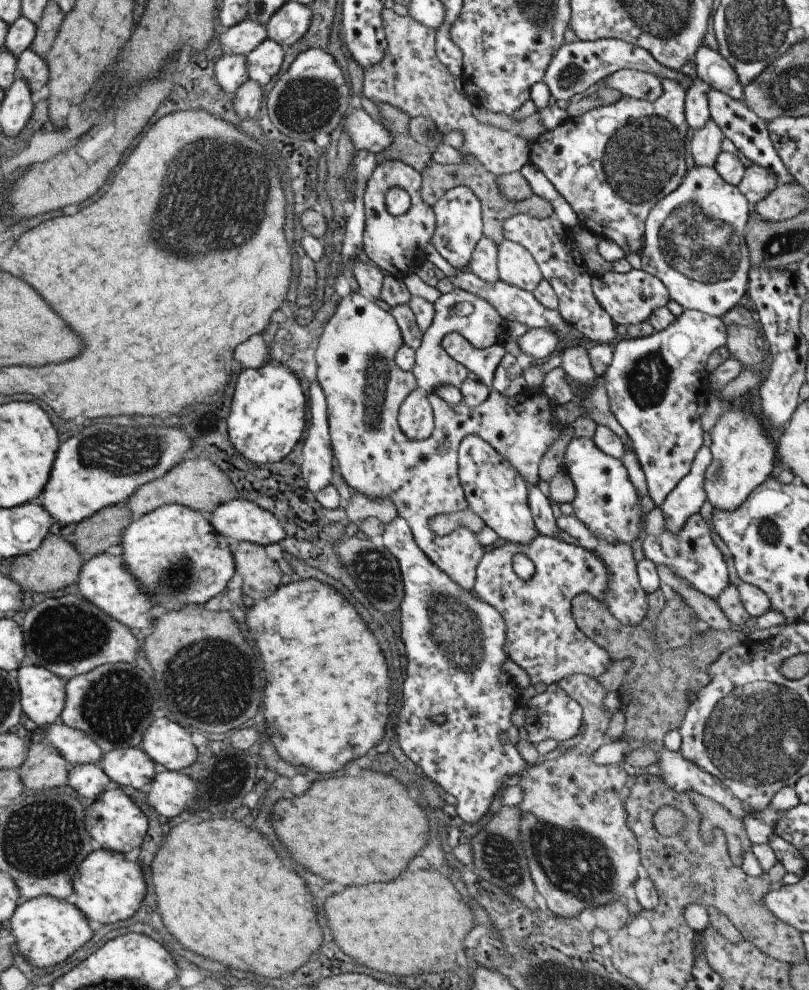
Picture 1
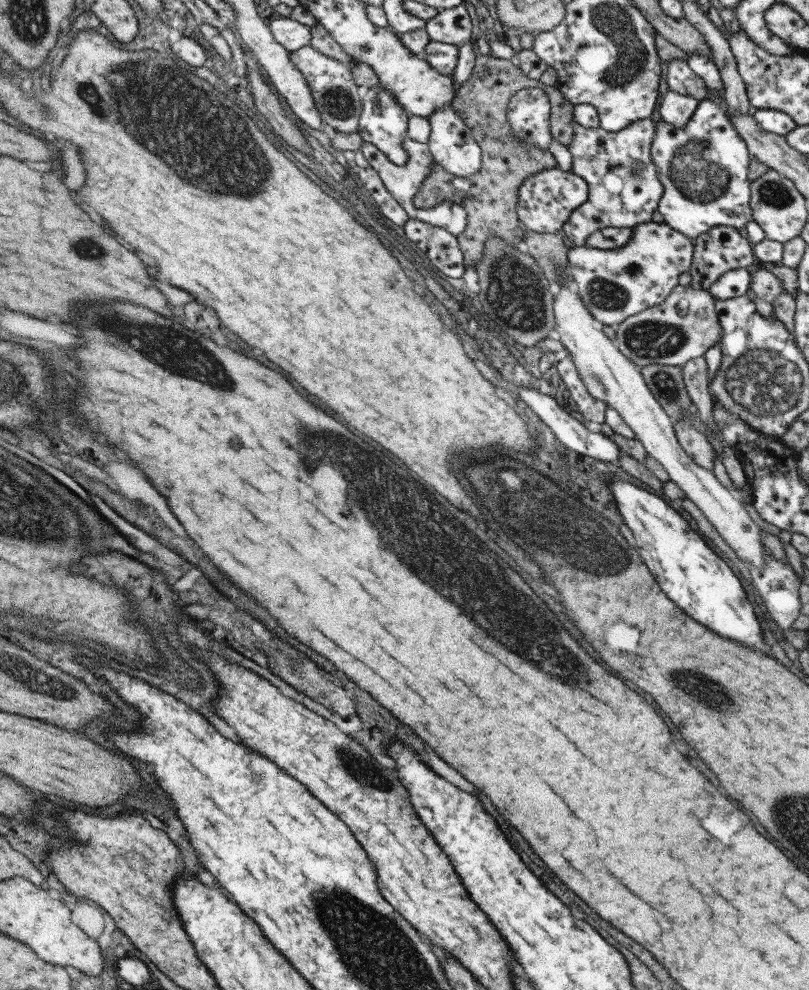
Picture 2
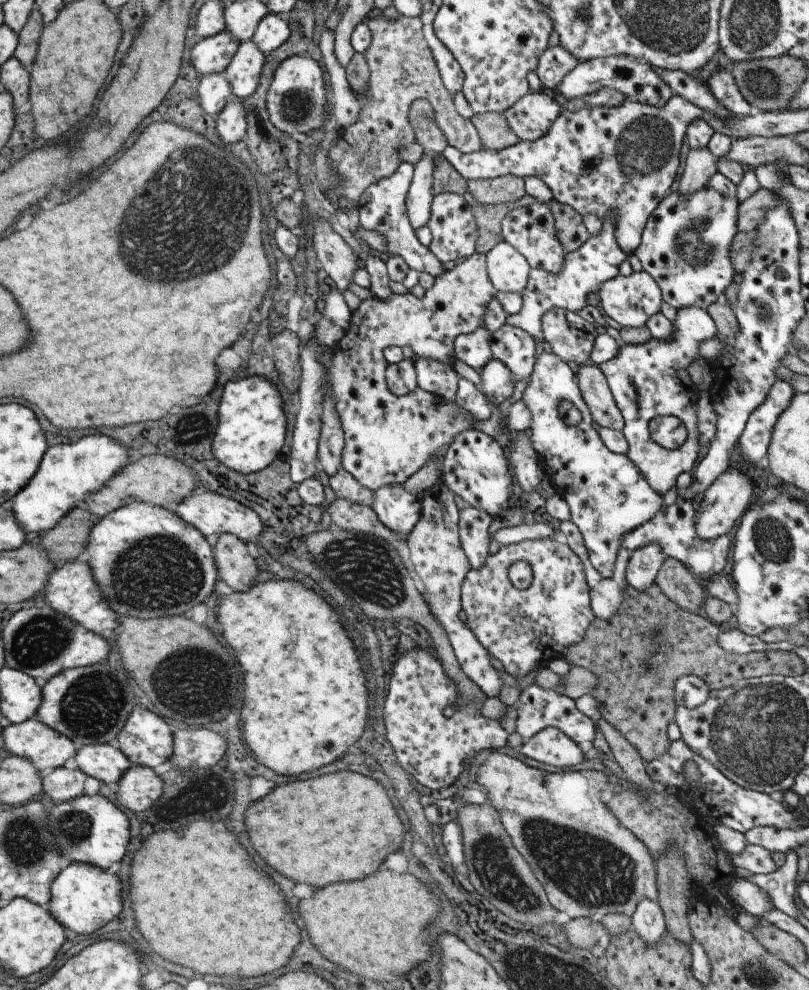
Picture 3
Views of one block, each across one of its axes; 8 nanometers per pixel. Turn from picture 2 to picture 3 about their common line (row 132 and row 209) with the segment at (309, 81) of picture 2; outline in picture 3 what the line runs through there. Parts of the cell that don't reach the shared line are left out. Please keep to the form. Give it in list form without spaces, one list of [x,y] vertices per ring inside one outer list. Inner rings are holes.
[[[372,11],[366,16],[364,22],[371,35],[370,45],[363,52],[368,68],[366,97],[359,97],[356,94],[360,104],[359,118],[356,123],[341,131],[328,150],[334,169],[340,174],[342,182],[335,191],[328,191],[325,198],[329,200],[327,206],[331,210],[334,207],[330,203],[333,202],[337,210],[341,210],[341,212],[345,212],[354,204],[357,206],[360,194],[363,194],[363,191],[371,183],[389,176],[397,168],[400,163],[397,153],[398,147],[414,142],[414,134],[408,121],[408,110],[415,99],[423,99],[429,103],[431,118],[445,136],[445,141],[453,148],[462,153],[472,153],[483,149],[480,136],[473,123],[470,119],[461,117],[453,107],[452,96],[441,82],[436,62],[423,36],[419,17],[406,17],[398,14],[394,19],[388,19],[381,14],[381,11]]]

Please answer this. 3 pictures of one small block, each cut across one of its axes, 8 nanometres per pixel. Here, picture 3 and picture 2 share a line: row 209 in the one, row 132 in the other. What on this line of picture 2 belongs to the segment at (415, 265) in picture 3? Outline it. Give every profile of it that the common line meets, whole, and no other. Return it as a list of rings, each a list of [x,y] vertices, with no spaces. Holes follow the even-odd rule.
[[[380,85],[371,86],[362,97],[362,110],[358,117],[357,132],[362,142],[373,144],[377,150],[380,150],[387,158],[397,164],[407,162],[407,153],[401,147],[401,141],[406,136],[407,121],[409,116],[399,104],[393,101],[393,98]]]

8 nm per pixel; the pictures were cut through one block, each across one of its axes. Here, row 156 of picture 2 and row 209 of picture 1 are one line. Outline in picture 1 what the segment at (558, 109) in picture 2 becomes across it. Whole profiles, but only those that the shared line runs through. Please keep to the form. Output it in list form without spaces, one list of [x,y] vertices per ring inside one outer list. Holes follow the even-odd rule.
[[[463,154],[462,161],[454,165],[439,164],[433,160],[429,161],[421,170],[420,197],[428,206],[432,207],[449,189],[456,186],[466,186],[471,188],[480,200],[480,213],[482,214],[482,234],[493,240],[498,245],[503,239],[502,224],[513,215],[529,215],[537,219],[552,216],[550,204],[537,195],[529,198],[512,201],[503,196],[496,186],[496,176],[491,174],[475,157]]]

